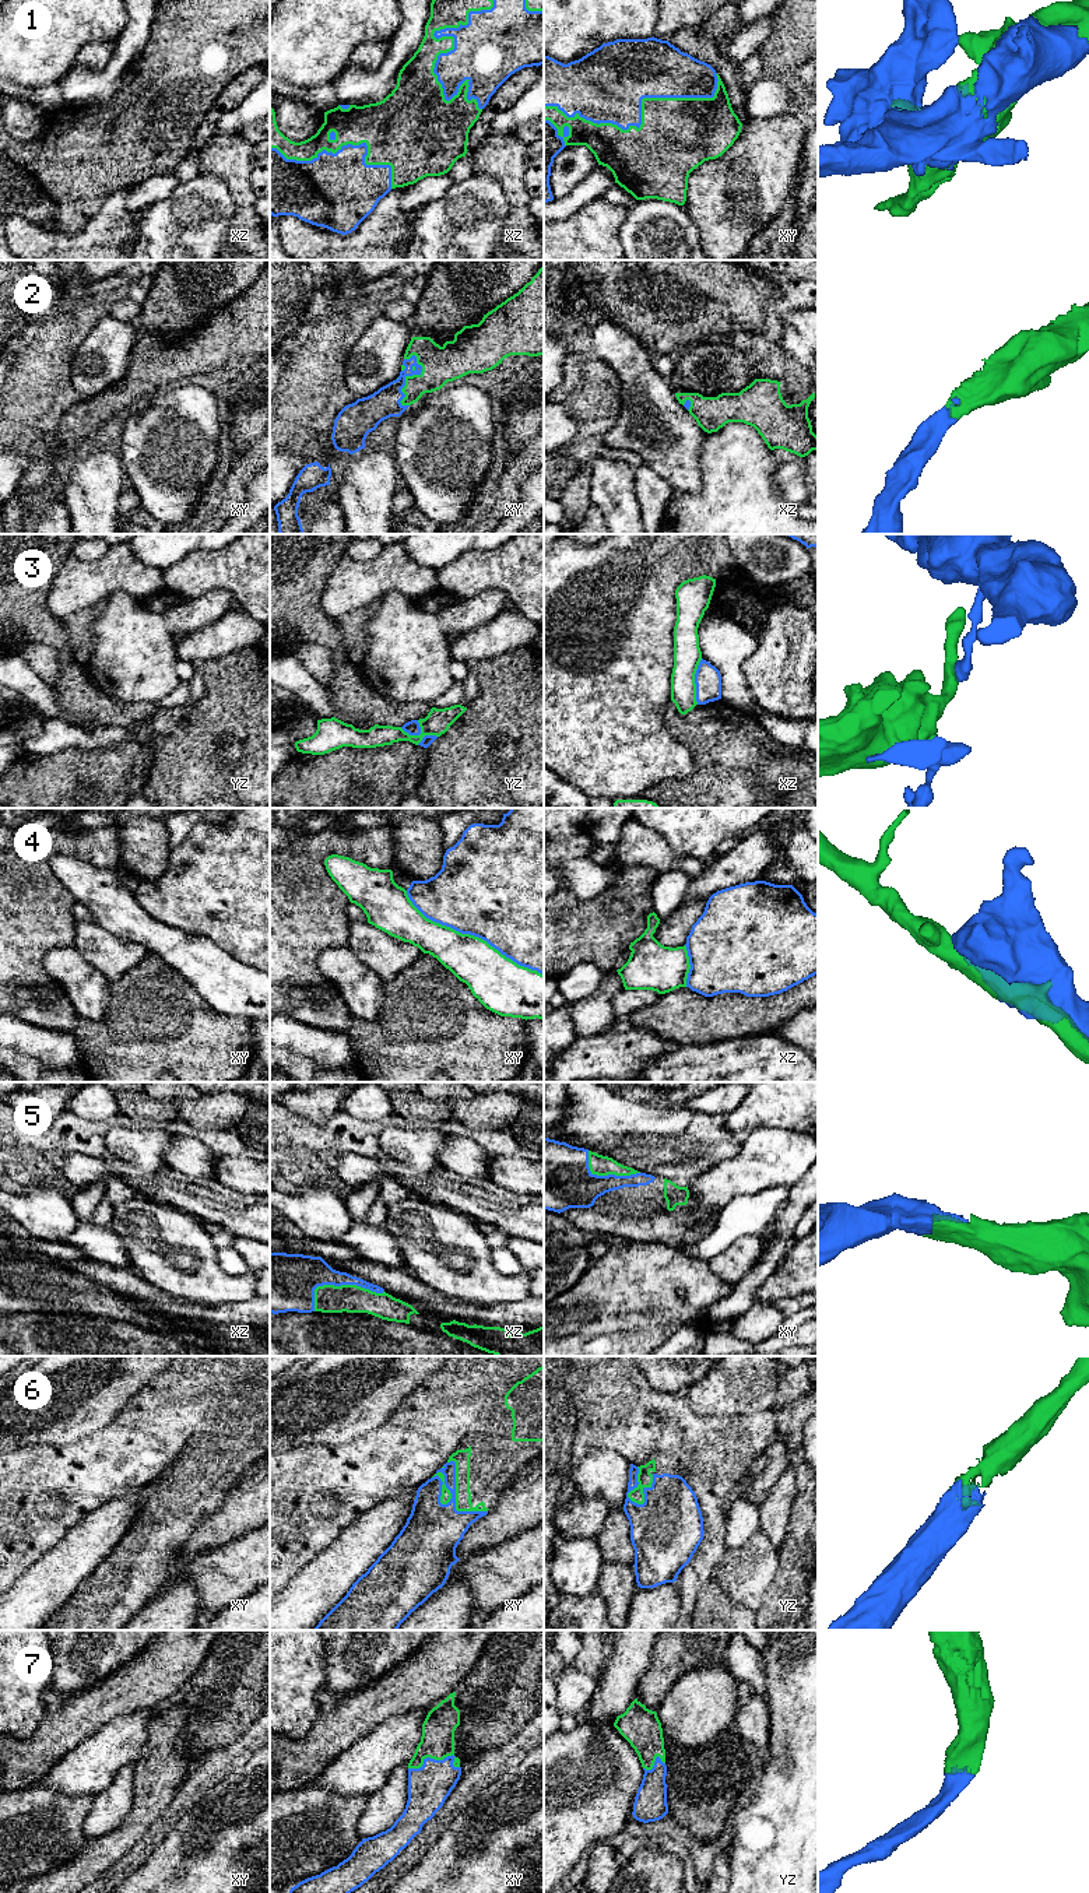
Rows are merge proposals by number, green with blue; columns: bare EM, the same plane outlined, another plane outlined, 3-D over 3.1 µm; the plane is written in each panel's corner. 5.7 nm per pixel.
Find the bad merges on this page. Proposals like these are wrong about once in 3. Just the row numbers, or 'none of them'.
3, 4

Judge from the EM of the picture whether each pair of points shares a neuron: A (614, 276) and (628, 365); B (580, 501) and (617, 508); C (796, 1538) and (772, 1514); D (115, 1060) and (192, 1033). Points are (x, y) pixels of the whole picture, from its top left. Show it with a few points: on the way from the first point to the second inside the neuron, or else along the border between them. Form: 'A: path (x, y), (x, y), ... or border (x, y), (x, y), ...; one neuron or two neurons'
A: border (601, 318), (617, 323), (647, 350); two neurons
B: border (593, 469), (590, 501); two neurons
C: border (794, 1496), (787, 1534), (779, 1549); two neurons
D: path (134, 1057), (168, 1057), (172, 1053); one neuron

